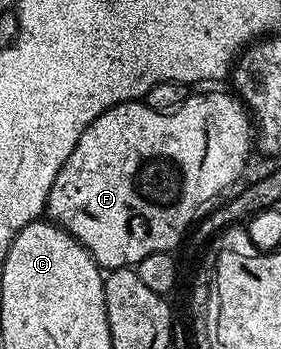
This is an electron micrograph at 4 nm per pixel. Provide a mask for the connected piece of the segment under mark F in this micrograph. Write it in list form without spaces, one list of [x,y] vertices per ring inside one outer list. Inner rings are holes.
[[[214,90],[211,94],[191,93],[174,110],[153,110],[151,106],[146,105],[145,101],[125,102],[119,106],[113,106],[100,114],[96,120],[88,124],[88,128],[82,131],[80,140],[74,146],[72,156],[60,168],[56,180],[52,184],[52,192],[48,192],[46,201],[45,217],[49,221],[55,222],[69,232],[85,250],[94,257],[103,271],[125,270],[134,268],[138,262],[144,260],[146,256],[153,253],[164,253],[166,251],[174,252],[182,242],[182,237],[187,237],[192,223],[195,221],[194,213],[201,208],[205,202],[213,203],[217,194],[225,195],[230,185],[242,174],[242,169],[246,166],[246,157],[252,150],[252,114],[245,102],[233,93],[221,94]]]

